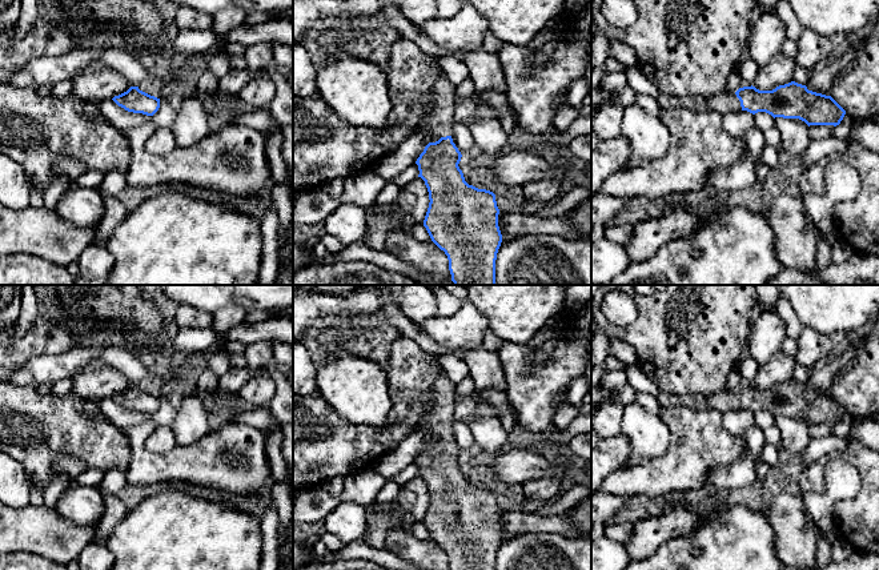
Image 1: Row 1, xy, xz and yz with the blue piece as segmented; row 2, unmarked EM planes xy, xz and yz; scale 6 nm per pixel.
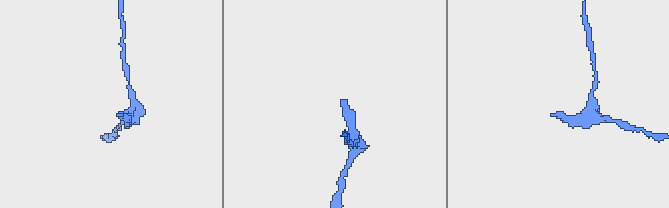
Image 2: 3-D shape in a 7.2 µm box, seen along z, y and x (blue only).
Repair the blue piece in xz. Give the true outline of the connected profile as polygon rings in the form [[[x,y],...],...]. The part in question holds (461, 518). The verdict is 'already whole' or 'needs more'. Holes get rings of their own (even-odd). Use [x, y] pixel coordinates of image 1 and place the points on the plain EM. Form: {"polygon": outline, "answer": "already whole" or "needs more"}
{"polygon": [[[441,368],[432,390],[432,408],[416,428],[440,438],[429,441],[417,457],[429,490],[424,518],[432,539],[445,550],[450,570],[495,570],[502,541],[495,493],[465,479],[458,462],[461,450],[451,437],[455,385]]], "answer": "needs more"}

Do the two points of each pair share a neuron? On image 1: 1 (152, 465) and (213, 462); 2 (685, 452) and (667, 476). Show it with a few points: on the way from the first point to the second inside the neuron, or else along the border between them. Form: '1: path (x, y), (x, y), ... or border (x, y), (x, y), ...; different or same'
1: path (167, 465), (199, 464); same
2: path (682, 457), (673, 470); same

